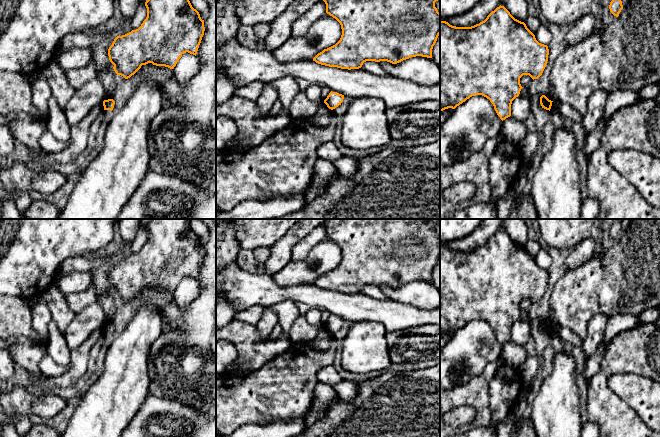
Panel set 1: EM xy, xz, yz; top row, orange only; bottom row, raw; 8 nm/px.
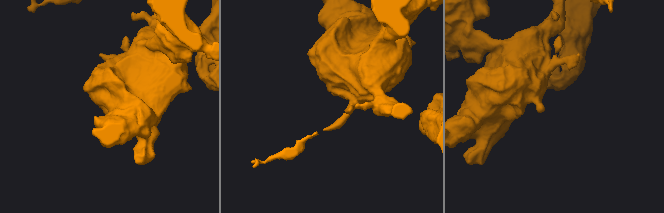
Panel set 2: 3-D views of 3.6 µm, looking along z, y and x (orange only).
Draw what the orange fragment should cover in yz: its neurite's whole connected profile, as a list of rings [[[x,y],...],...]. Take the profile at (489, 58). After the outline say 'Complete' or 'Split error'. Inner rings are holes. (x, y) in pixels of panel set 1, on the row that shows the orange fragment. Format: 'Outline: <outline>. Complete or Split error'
Outline: [[[501,5],[484,21],[471,27],[456,27],[440,21],[440,112],[455,109],[470,97],[482,95],[490,100],[500,119],[505,120],[511,116],[512,101],[523,88],[520,78],[529,75],[533,80],[538,79],[546,67],[548,55],[548,46],[539,43],[526,24],[515,19]]]. Complete

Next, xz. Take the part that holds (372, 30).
Outline: [[[323,0],[326,13],[341,25],[342,35],[333,46],[314,58],[318,64],[341,69],[359,69],[366,61],[387,61],[397,64],[411,57],[432,58],[432,49],[440,35],[440,13],[435,7],[438,0]]]. Complete

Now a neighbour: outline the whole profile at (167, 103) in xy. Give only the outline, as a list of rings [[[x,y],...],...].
[[[162,92],[162,109],[170,110],[175,105],[175,101],[170,98],[168,95]]]

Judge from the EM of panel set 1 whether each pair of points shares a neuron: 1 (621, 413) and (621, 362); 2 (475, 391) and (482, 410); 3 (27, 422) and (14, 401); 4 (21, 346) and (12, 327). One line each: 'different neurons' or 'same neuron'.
1: same neuron
2: same neuron
3: different neurons
4: different neurons

